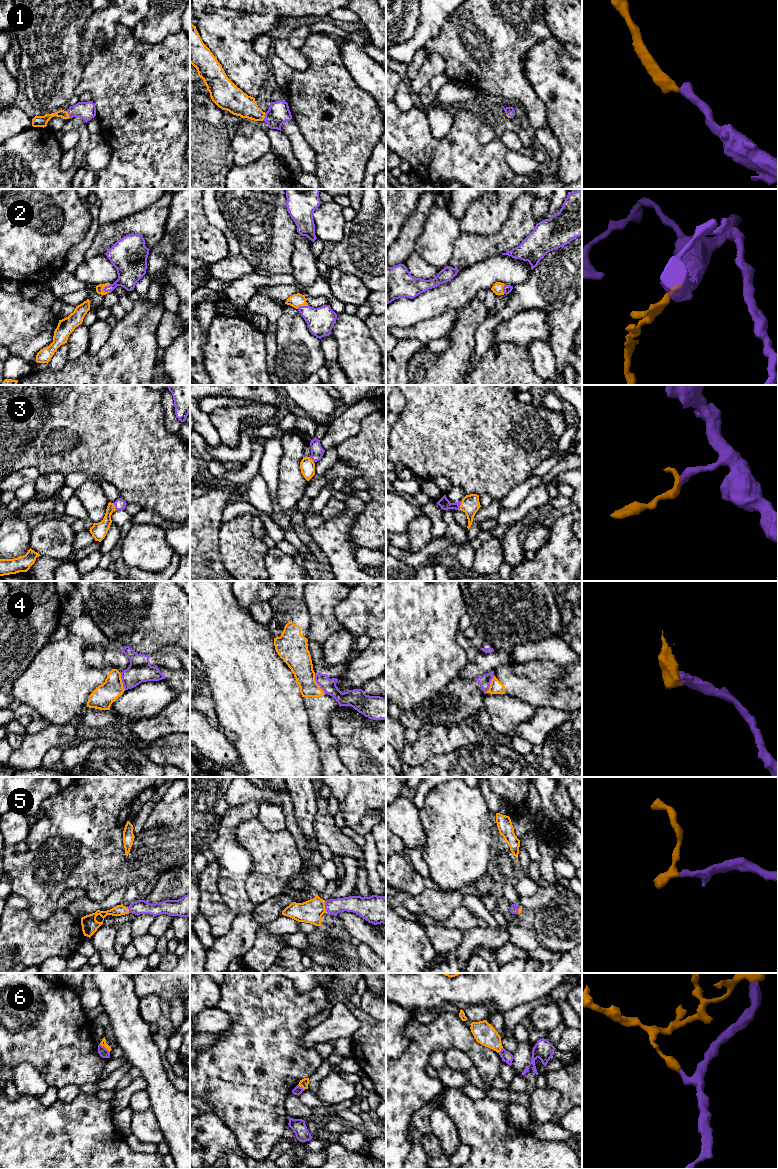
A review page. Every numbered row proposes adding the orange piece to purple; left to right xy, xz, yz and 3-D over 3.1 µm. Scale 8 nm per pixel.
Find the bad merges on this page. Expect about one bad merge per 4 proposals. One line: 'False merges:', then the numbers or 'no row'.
False merges: 4, 6

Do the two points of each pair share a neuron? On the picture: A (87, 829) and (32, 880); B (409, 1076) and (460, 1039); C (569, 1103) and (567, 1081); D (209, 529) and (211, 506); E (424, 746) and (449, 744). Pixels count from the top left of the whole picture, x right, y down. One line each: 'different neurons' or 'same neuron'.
A: same neuron
B: same neuron
C: same neuron
D: same neuron
E: same neuron

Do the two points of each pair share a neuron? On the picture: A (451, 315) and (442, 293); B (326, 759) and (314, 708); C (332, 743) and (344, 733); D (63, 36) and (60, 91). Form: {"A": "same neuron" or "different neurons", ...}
{"A": "different neurons", "B": "same neuron", "C": "different neurons", "D": "same neuron"}

